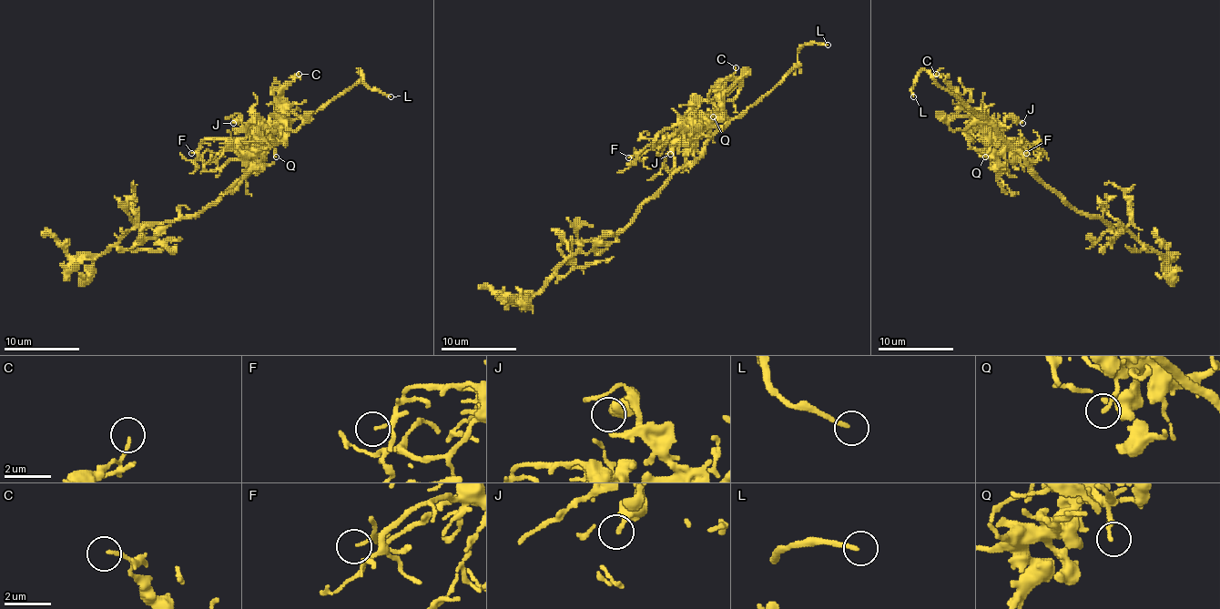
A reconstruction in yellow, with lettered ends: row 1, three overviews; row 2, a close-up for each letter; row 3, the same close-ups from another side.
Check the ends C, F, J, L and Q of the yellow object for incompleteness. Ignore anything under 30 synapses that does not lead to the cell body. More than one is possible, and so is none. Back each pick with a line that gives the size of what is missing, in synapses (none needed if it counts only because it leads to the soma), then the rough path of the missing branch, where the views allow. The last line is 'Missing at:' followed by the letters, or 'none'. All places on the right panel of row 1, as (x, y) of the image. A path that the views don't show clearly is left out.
Missing at: L

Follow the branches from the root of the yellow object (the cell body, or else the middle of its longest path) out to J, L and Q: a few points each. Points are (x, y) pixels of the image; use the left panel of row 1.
J: (231, 187), (263, 160), (267, 147), (287, 126), (283, 123), (265, 139), (257, 139), (240, 117), (233, 123)
L: (231, 187), (297, 119), (347, 91), (360, 70), (371, 89), (391, 96)
Q: (231, 187), (263, 160), (267, 147), (287, 126), (287, 123), (281, 125), (281, 137), (274, 147), (276, 157)

